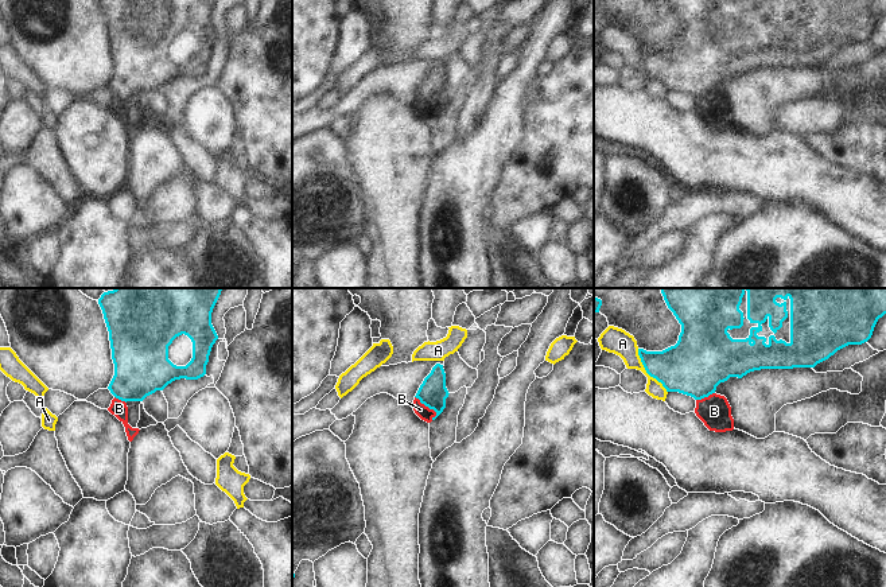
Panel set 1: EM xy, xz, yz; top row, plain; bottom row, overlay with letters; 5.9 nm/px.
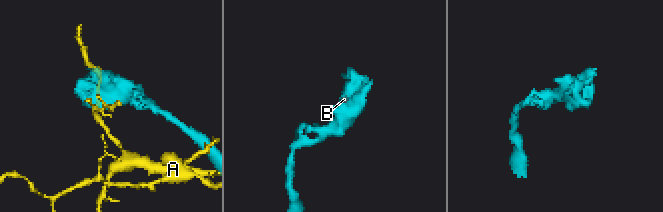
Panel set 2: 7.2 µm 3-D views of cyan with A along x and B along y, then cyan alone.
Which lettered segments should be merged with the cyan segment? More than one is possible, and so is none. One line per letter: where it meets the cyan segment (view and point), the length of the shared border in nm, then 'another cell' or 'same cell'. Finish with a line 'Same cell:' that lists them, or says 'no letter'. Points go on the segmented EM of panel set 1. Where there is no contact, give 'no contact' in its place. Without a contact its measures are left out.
A: yz (646, 372) | 320 nm | another cell
B: xz (428, 407) | 180 nm | another cell
Same cell: no letter

